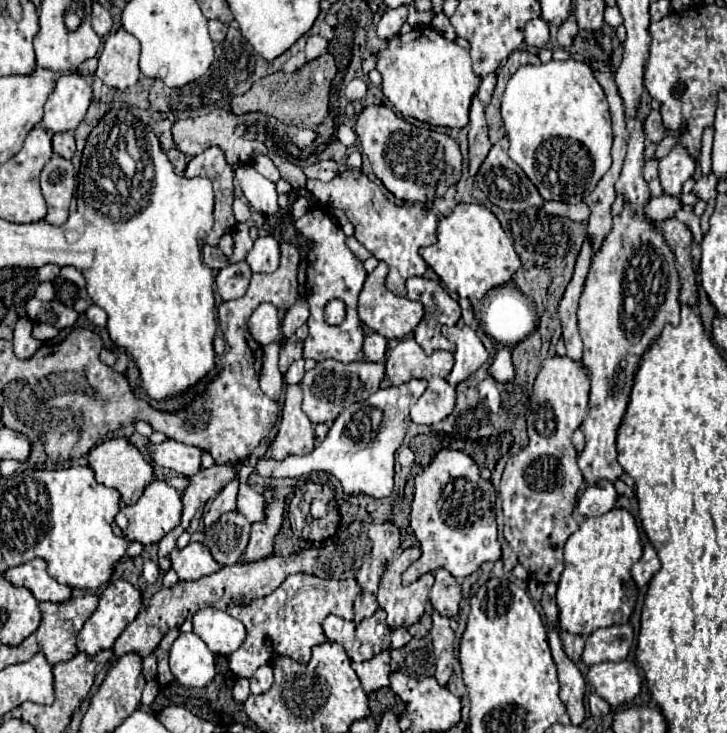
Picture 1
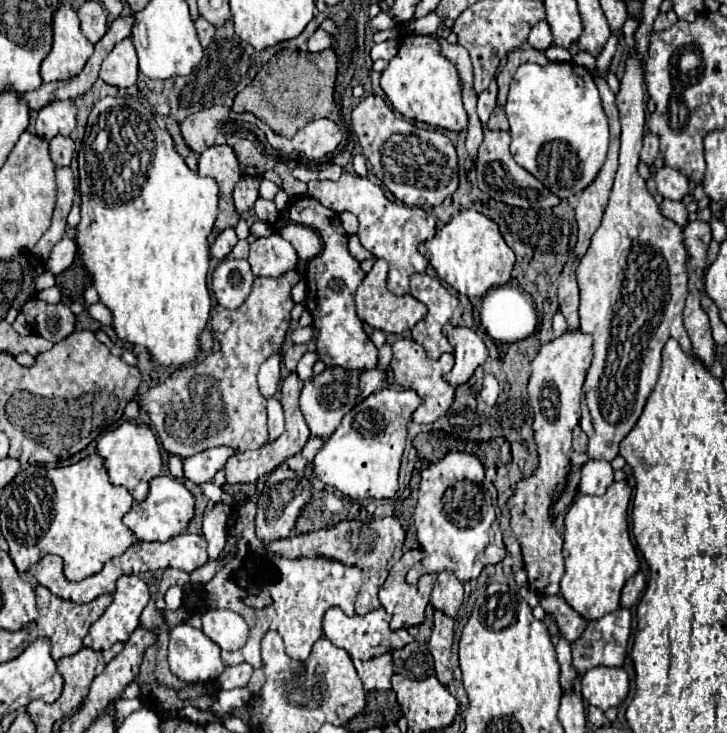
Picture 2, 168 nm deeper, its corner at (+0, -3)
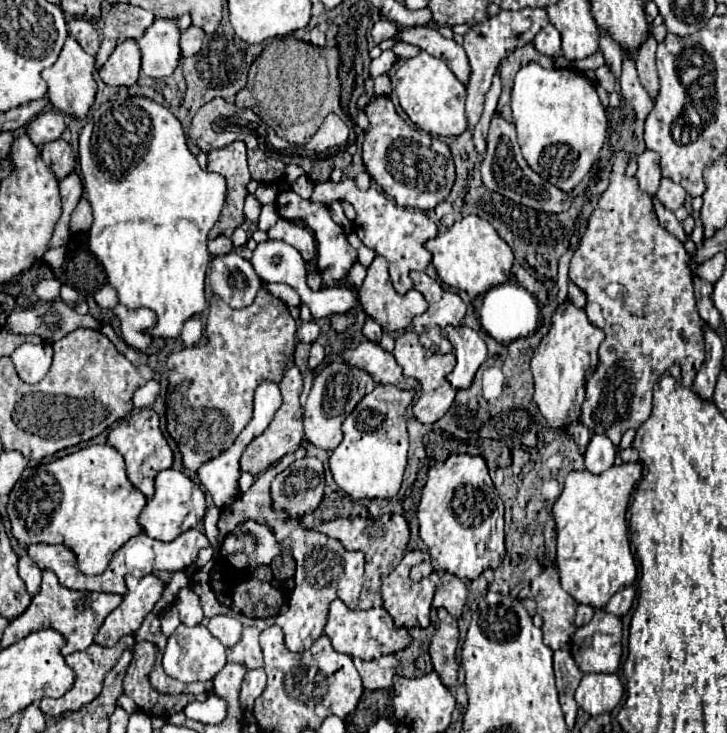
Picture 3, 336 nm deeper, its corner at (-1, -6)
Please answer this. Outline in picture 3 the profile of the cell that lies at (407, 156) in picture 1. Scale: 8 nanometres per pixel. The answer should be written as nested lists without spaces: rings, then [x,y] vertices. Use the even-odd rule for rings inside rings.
[[[377,96],[373,98],[365,114],[369,116],[369,132],[363,142],[363,162],[369,172],[369,176],[383,188],[383,192],[399,206],[407,208],[419,208],[419,210],[433,210],[439,202],[443,202],[453,186],[455,180],[455,166],[449,152],[449,146],[419,130],[411,128],[397,112],[389,96]]]

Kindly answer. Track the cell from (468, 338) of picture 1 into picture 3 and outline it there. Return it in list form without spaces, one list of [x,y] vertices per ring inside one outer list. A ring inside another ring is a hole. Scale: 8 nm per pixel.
[[[447,326],[444,332],[457,356],[457,366],[447,376],[447,380],[457,390],[469,388],[477,368],[487,360],[487,346],[469,326]]]

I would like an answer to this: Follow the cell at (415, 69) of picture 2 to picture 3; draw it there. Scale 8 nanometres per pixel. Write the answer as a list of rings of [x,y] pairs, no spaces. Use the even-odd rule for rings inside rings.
[[[421,52],[415,58],[407,58],[397,64],[393,72],[395,92],[399,96],[401,108],[419,126],[423,132],[431,136],[459,136],[467,128],[465,120],[465,86],[457,80],[457,76],[449,70],[445,62],[433,58],[427,52]]]

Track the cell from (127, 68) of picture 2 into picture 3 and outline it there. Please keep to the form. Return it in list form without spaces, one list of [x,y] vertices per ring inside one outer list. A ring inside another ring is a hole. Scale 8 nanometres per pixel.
[[[125,40],[119,44],[109,60],[101,66],[99,76],[109,86],[131,86],[137,82],[141,68],[141,52],[135,40]]]

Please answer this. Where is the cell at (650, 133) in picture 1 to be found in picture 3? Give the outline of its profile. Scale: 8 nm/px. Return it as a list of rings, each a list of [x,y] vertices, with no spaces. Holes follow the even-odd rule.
[[[645,150],[639,158],[637,158],[637,172],[635,172],[635,178],[639,182],[639,188],[641,192],[653,196],[659,188],[659,182],[661,182],[661,170],[659,170],[659,154],[653,152],[653,150]]]

